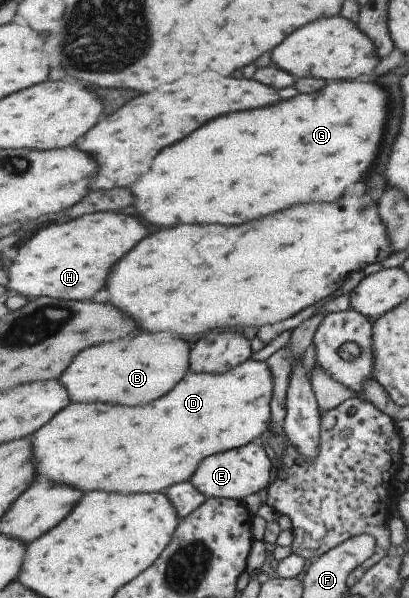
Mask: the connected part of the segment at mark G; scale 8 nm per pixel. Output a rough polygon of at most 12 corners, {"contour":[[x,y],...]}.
{"contour":[[328,83],[223,115],[131,185],[153,227],[335,201],[387,93]]}

